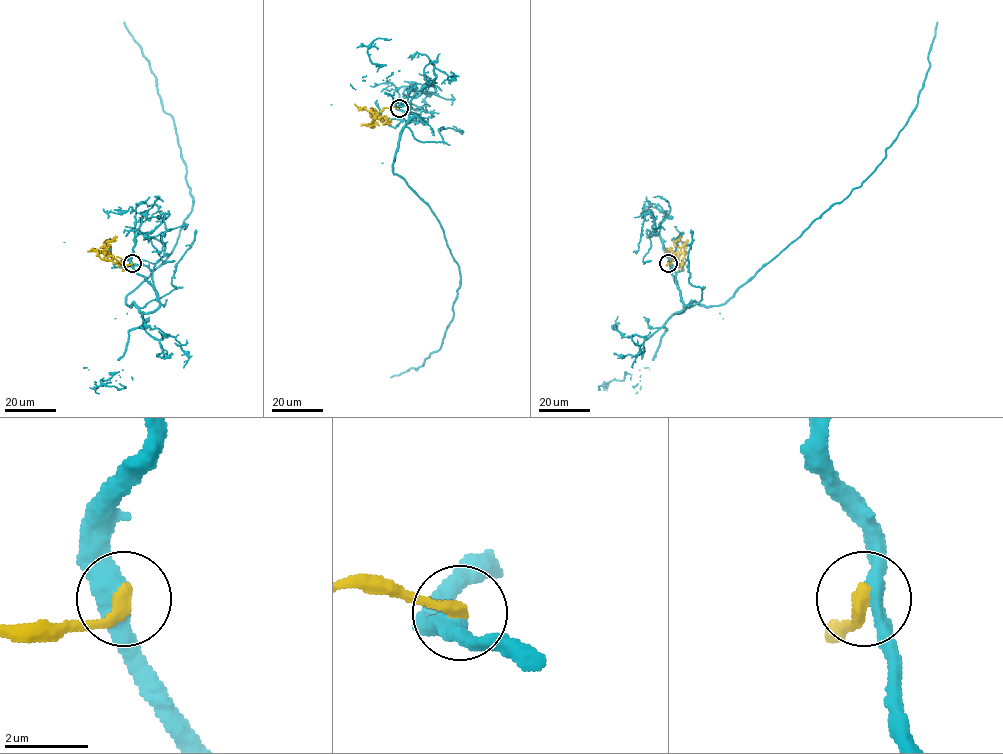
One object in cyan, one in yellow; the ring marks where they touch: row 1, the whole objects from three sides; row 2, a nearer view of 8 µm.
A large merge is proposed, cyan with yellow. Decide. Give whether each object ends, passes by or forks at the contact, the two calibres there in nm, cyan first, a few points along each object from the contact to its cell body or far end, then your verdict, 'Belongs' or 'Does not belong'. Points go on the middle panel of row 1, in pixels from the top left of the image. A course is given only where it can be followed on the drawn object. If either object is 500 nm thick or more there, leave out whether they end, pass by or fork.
At the ring cyan passes by. At the ring yellow ends. Thickness 440 nm (cyan) against 340 nm. Course of cyan: (398, 108), (426, 123), (413, 116), (400, 133), (393, 172), (440, 223), (460, 287), (440, 348), (391, 377). Course of yellow: (398, 108), (390, 106), (373, 113), (374, 118), (386, 116), (388, 122), (383, 125). Does not belong

